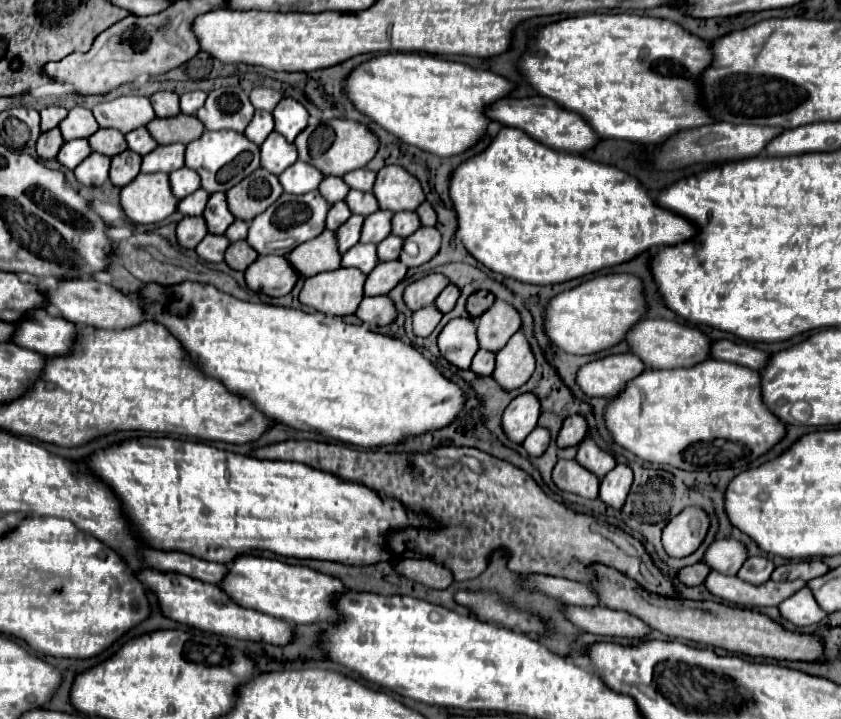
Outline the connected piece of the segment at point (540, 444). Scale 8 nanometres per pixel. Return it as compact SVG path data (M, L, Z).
M535 428L529 436L527 436L527 440L523 442L523 446L525 446L525 450L531 454L531 456L541 456L545 450L547 450L547 446L549 446L549 442L553 440L553 436L551 436L551 432L547 430L547 428Z

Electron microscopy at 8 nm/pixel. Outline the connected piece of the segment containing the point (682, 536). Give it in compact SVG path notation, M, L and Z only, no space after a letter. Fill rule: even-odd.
M687 506L663 530L663 546L669 556L685 558L693 554L705 540L711 520L699 506Z

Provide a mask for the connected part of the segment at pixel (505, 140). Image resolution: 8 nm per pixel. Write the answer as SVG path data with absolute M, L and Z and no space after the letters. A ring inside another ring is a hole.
M503 126L497 136L493 136L491 140L491 146L483 152L483 154L477 154L473 156L471 160L463 162L453 174L451 174L451 198L455 202L455 212L459 214L459 230L457 230L457 236L461 238L463 246L481 262L485 264L489 270L497 272L497 274L503 274L507 278L515 278L519 282L529 282L529 284L561 284L561 282L567 282L567 280L573 280L573 278L581 278L581 276L587 276L587 274L593 274L593 272L599 272L603 268L611 268L611 266L617 266L617 264L623 264L623 262L629 262L633 260L635 256L639 256L641 252L647 252L651 248L659 248L659 246L675 246L679 242L687 242L691 238L695 238L697 230L695 230L695 224L687 222L683 216L679 214L673 214L671 210L665 210L661 208L649 194L647 190L641 186L641 182L615 168L615 166L609 166L609 164L601 164L601 162L593 162L589 158L583 158L579 154L569 154L569 152L559 152L559 150L553 150L541 142L537 142L535 138L531 138L529 134L525 132L519 132L519 128L509 128L509 126Z

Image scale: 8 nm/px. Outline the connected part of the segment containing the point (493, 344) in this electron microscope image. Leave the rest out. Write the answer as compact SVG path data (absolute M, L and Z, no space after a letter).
M495 300L495 304L477 318L479 346L499 352L519 328L521 314L509 302Z

